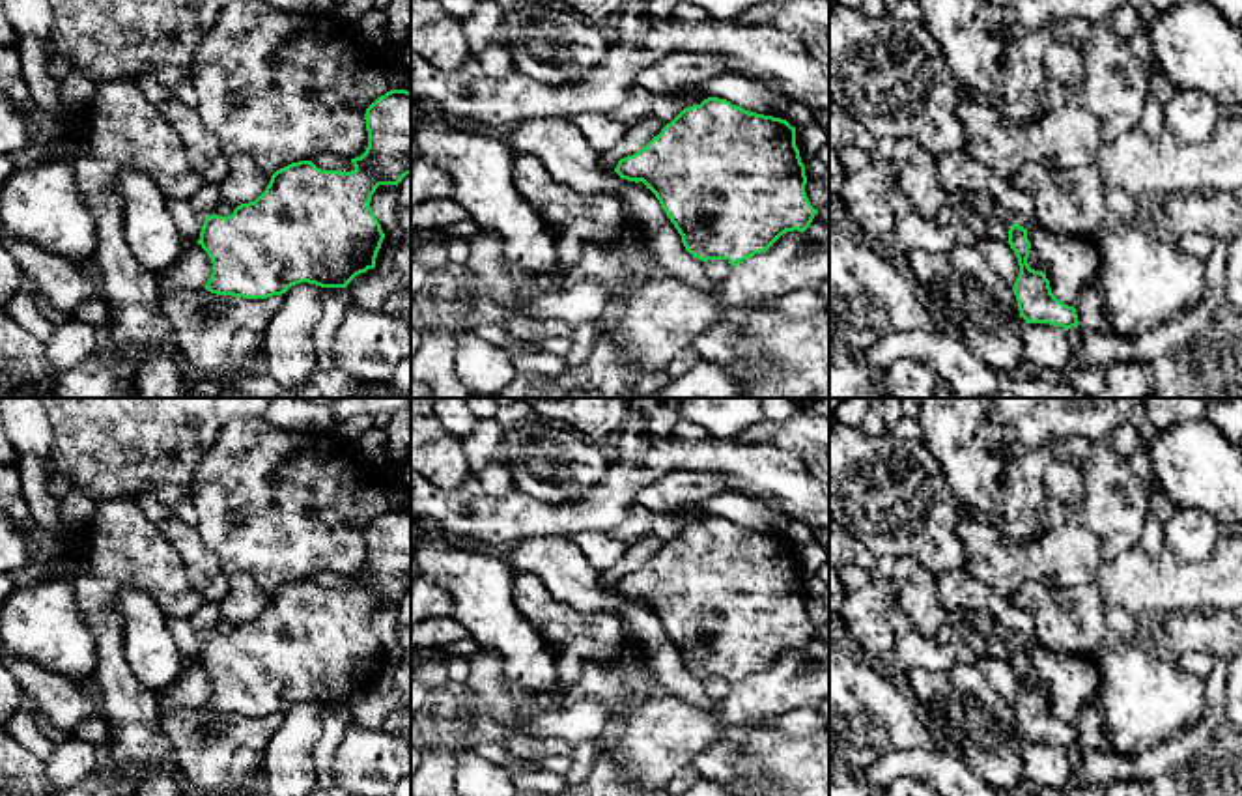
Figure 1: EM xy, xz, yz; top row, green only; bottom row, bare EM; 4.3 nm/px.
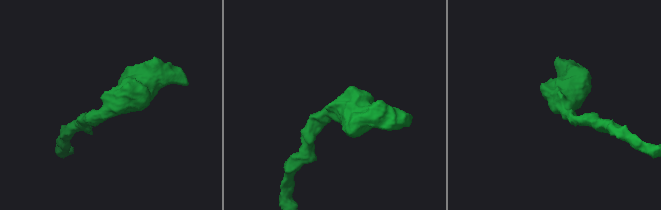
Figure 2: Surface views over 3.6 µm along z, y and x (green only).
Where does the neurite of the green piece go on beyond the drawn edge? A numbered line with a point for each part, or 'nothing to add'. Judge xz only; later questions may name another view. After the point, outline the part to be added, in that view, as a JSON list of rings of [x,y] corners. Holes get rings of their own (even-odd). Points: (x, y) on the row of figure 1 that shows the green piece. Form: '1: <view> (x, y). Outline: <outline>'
nothing to add

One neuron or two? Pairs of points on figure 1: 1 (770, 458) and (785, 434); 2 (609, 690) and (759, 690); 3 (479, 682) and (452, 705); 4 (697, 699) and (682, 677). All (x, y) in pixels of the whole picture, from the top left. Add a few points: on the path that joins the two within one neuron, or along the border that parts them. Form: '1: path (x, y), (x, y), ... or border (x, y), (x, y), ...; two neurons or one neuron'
1: border (734, 441), (774, 443), (802, 460); two neurons
2: border (645, 697), (613, 729); two neurons
3: border (462, 686), (475, 692), (501, 722); two neurons
4: path (693, 694), (682, 682); one neuron

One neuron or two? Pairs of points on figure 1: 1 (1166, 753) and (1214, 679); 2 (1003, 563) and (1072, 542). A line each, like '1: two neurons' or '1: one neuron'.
1: one neuron
2: one neuron

